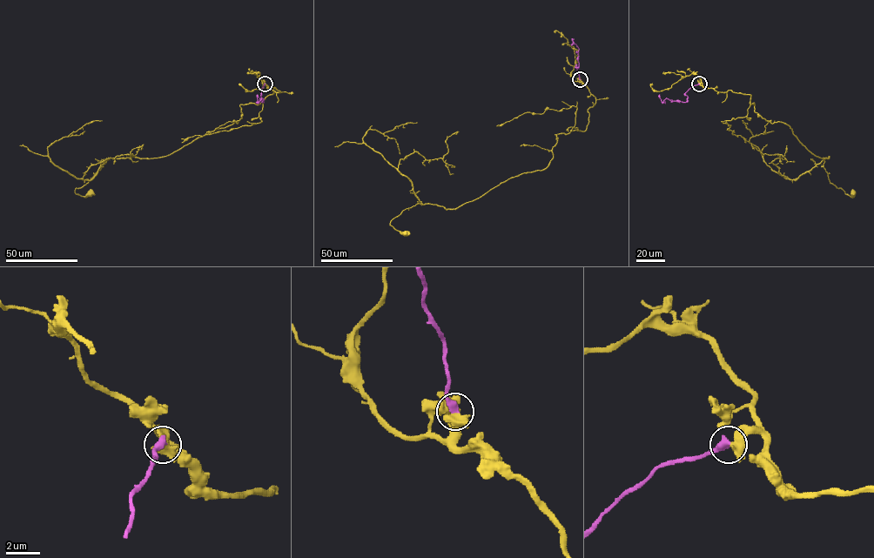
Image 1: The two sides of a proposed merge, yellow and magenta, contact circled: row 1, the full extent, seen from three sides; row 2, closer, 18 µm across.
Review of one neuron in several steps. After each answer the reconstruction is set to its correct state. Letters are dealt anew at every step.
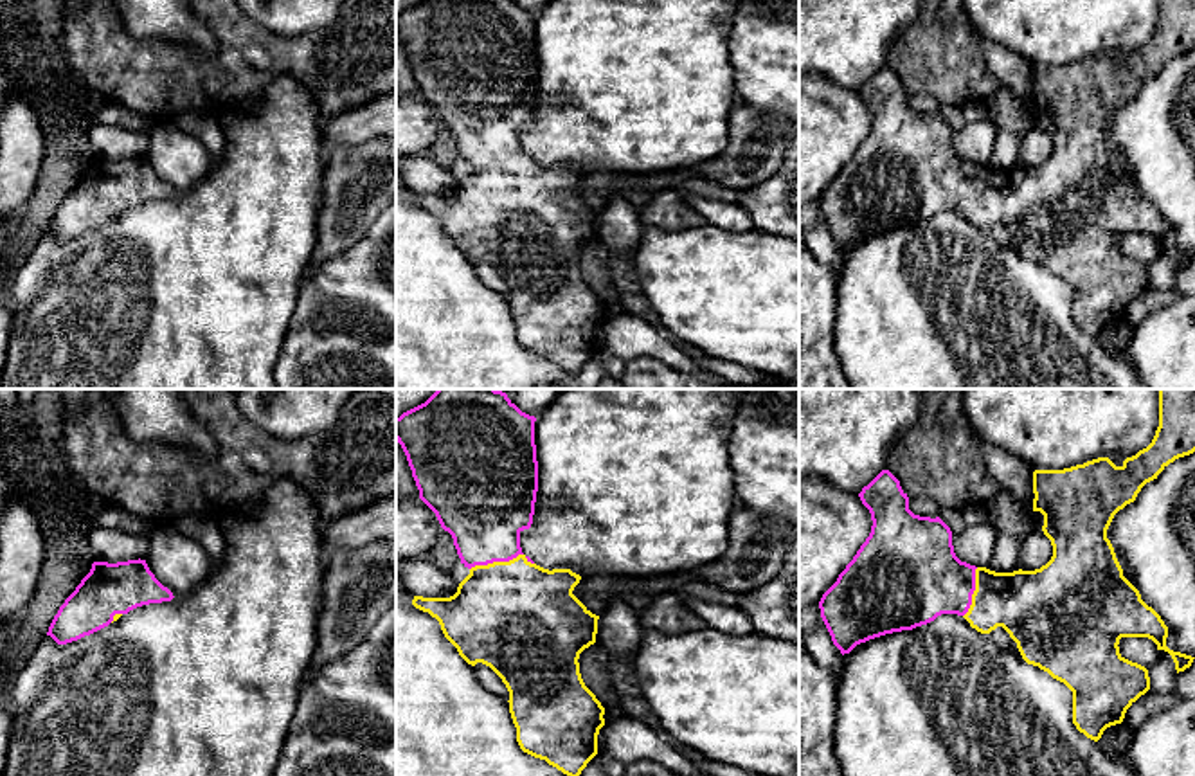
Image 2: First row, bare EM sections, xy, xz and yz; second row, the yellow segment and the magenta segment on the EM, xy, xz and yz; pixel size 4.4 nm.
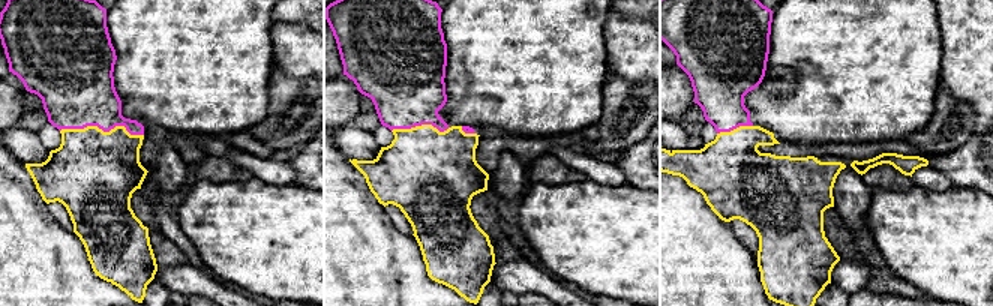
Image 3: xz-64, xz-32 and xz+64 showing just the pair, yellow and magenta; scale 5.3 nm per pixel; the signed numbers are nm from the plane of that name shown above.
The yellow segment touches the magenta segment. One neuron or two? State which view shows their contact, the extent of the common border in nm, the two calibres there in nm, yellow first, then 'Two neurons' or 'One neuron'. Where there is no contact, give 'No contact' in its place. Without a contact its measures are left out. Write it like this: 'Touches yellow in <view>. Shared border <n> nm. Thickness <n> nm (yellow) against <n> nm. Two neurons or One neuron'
Touches yellow in xz. Shared border 280 nm. Thickness 500 nm (yellow) against 380 nm. One neuron

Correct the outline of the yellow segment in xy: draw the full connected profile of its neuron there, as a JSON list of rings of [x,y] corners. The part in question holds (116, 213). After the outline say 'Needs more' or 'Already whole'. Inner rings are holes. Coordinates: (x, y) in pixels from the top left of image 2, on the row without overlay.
[[[146,157],[94,158],[90,169],[59,203],[47,232],[58,241],[67,241],[108,223],[137,203],[173,194]]]. Needs more

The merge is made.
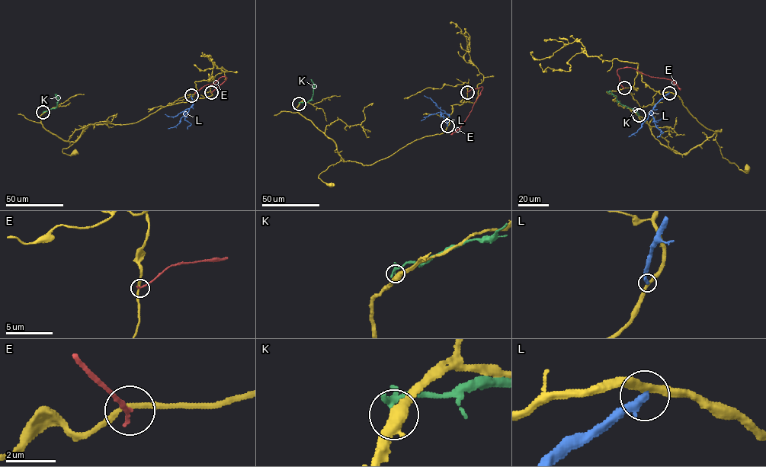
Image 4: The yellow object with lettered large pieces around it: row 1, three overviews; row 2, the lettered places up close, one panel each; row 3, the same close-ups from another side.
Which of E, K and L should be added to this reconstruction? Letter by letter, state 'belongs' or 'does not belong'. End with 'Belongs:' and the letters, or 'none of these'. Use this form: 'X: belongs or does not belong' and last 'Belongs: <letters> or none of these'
E: does not belong
K: does not belong
L: does not belong
Belongs: none of these

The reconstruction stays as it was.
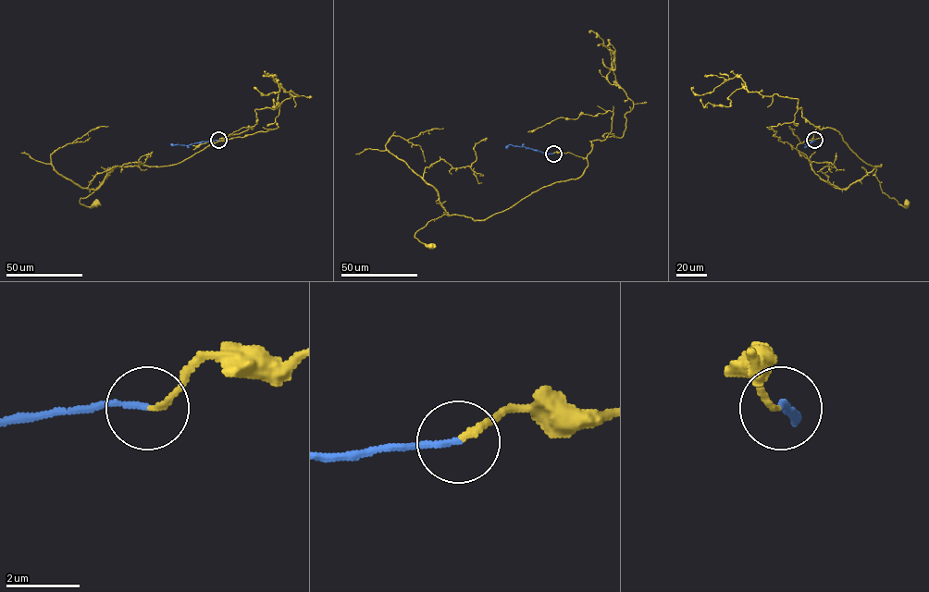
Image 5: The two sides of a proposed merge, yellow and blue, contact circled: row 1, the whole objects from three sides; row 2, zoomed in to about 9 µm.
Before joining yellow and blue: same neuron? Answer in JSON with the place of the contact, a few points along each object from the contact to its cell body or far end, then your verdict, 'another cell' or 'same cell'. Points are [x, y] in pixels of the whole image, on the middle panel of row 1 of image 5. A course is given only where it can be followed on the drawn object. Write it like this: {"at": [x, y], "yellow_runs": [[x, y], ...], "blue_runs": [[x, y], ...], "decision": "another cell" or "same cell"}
{"at": [553, 154], "yellow_runs": [[553, 154], [586, 158], [587, 167], [485, 219], [443, 214], [432, 219], [414, 237], [431, 245]], "blue_runs": [[553, 154], [510, 144], [506, 148]], "decision": "same cell"}

